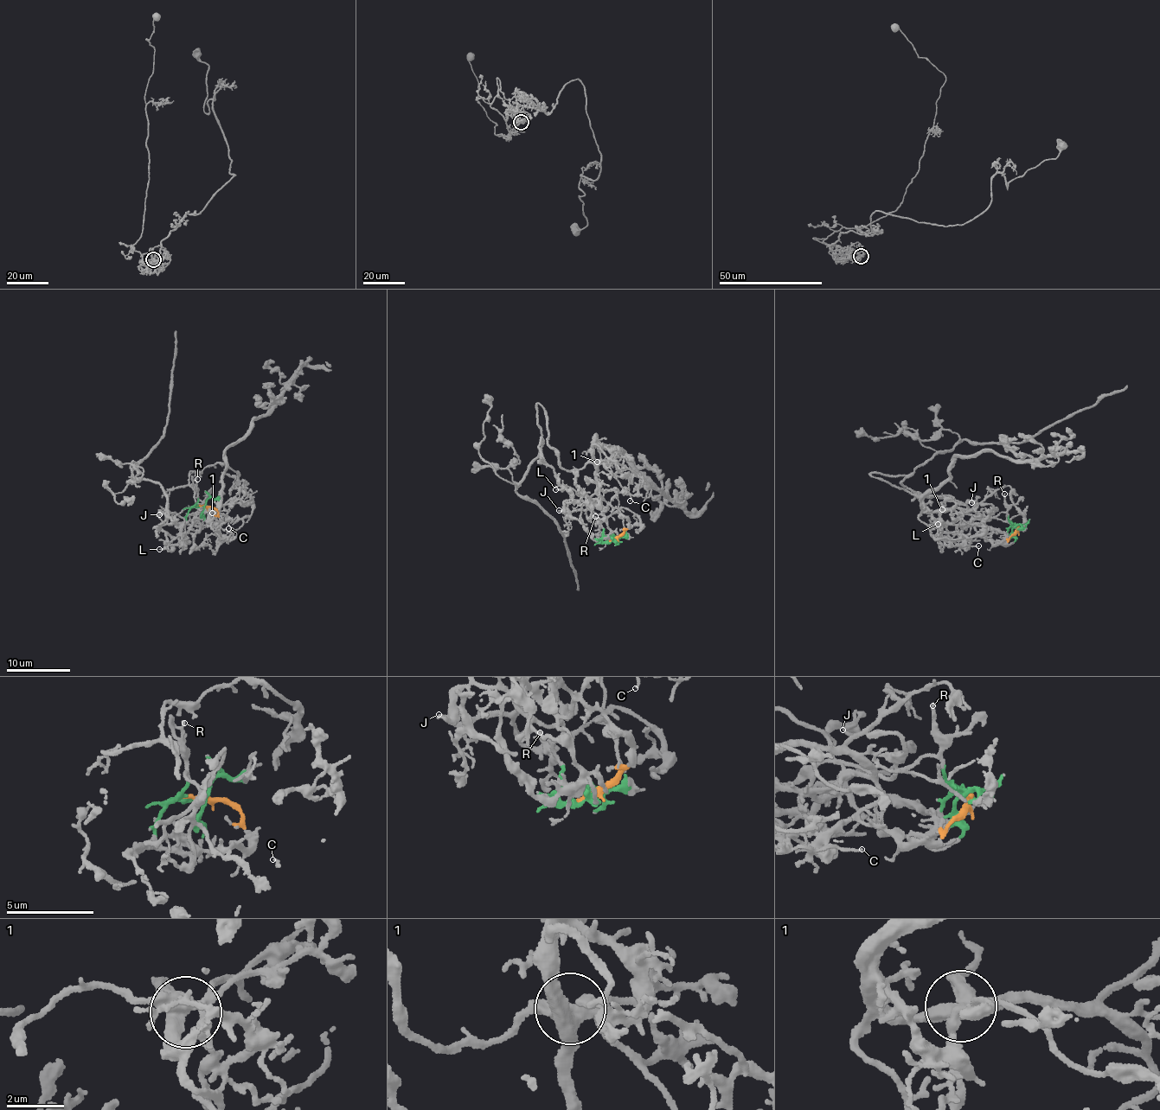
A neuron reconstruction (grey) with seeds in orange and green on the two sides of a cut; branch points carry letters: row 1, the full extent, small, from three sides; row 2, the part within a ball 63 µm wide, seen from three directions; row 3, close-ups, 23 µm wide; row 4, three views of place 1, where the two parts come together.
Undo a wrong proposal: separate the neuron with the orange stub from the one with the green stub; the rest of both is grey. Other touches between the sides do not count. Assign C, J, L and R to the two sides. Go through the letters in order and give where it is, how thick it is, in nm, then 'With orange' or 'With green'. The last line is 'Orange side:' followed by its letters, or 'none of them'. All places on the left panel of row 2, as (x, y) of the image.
C: Place: (228, 528). Thickness 130 nm. With green
J: Place: (159, 514). Thickness 200 nm. With green
L: Place: (159, 549). Thickness 200 nm. With green
R: Place: (197, 479). Thickness 170 nm. With green
Orange side: none of them

